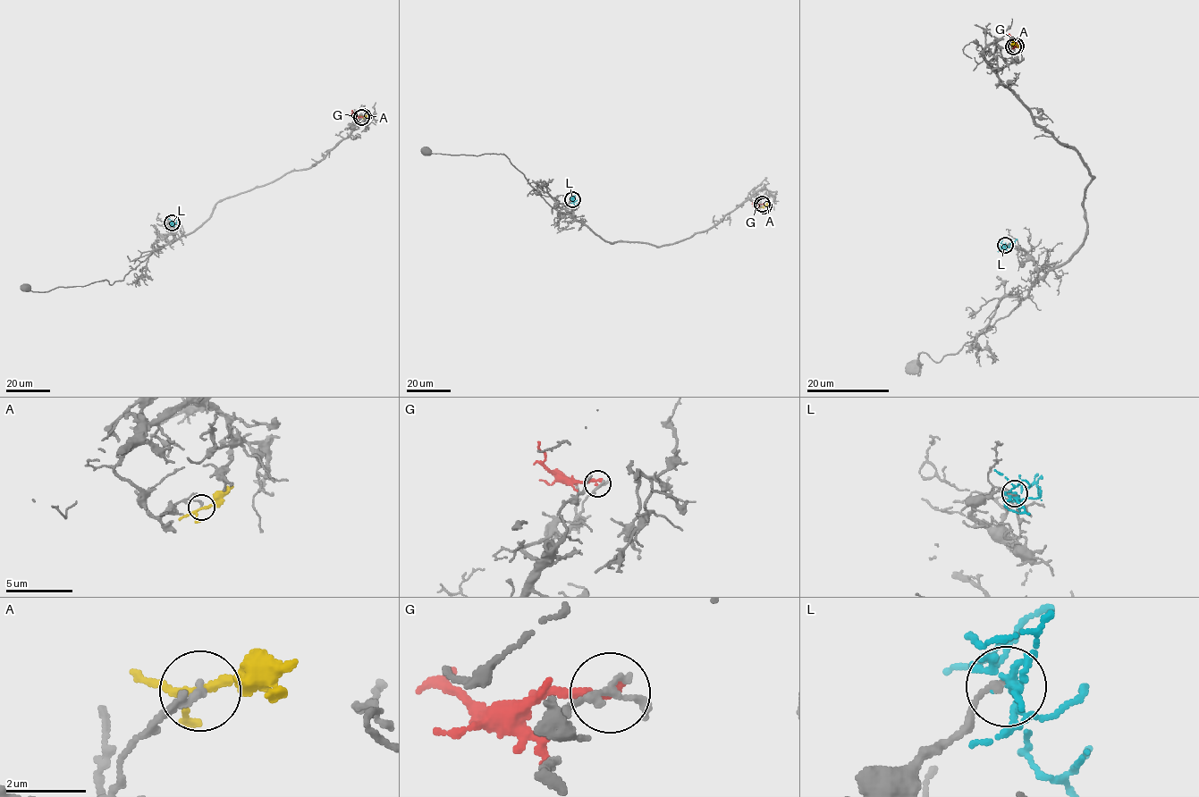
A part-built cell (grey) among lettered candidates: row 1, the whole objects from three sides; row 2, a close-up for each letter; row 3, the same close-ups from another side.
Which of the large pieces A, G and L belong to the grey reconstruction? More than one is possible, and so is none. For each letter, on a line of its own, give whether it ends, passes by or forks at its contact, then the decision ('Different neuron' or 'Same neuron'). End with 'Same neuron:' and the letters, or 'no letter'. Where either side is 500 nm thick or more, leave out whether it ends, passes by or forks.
A: It forks there. Different neuron
G: It ends there. Different neuron
L: It forks there. Same neuron
Same neuron: L

